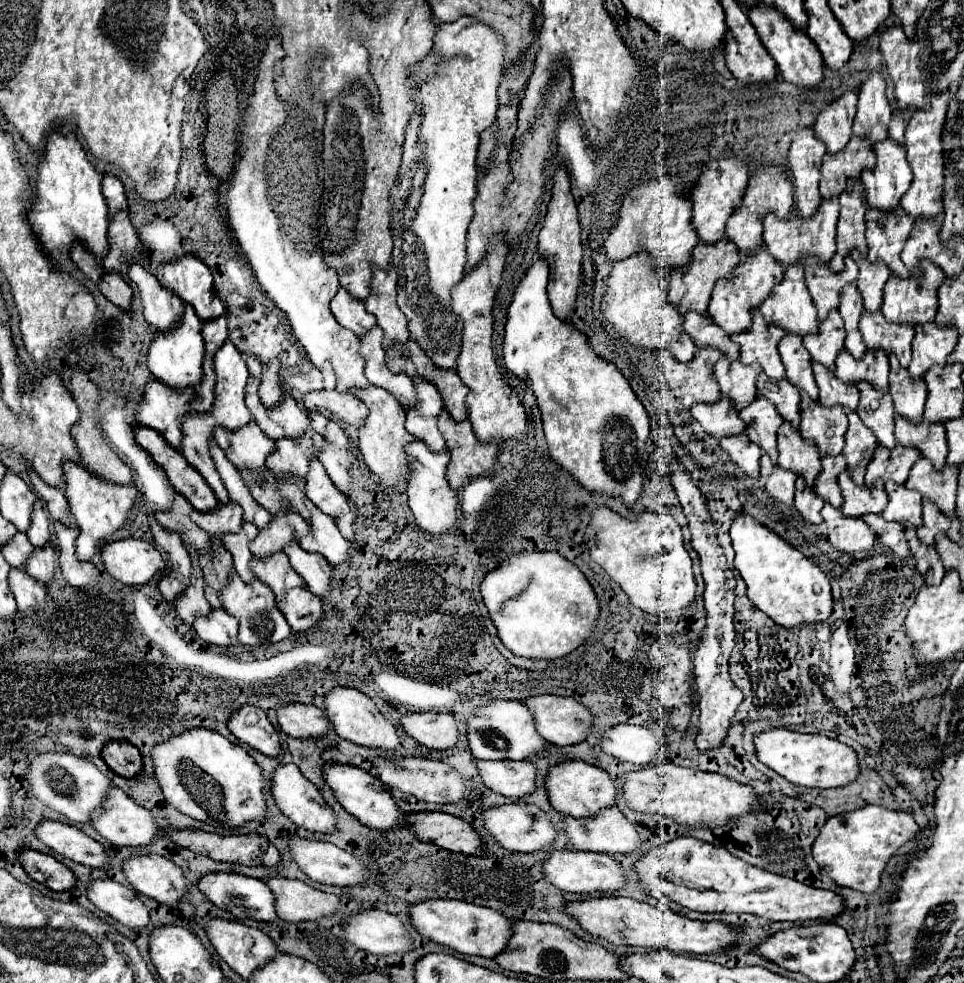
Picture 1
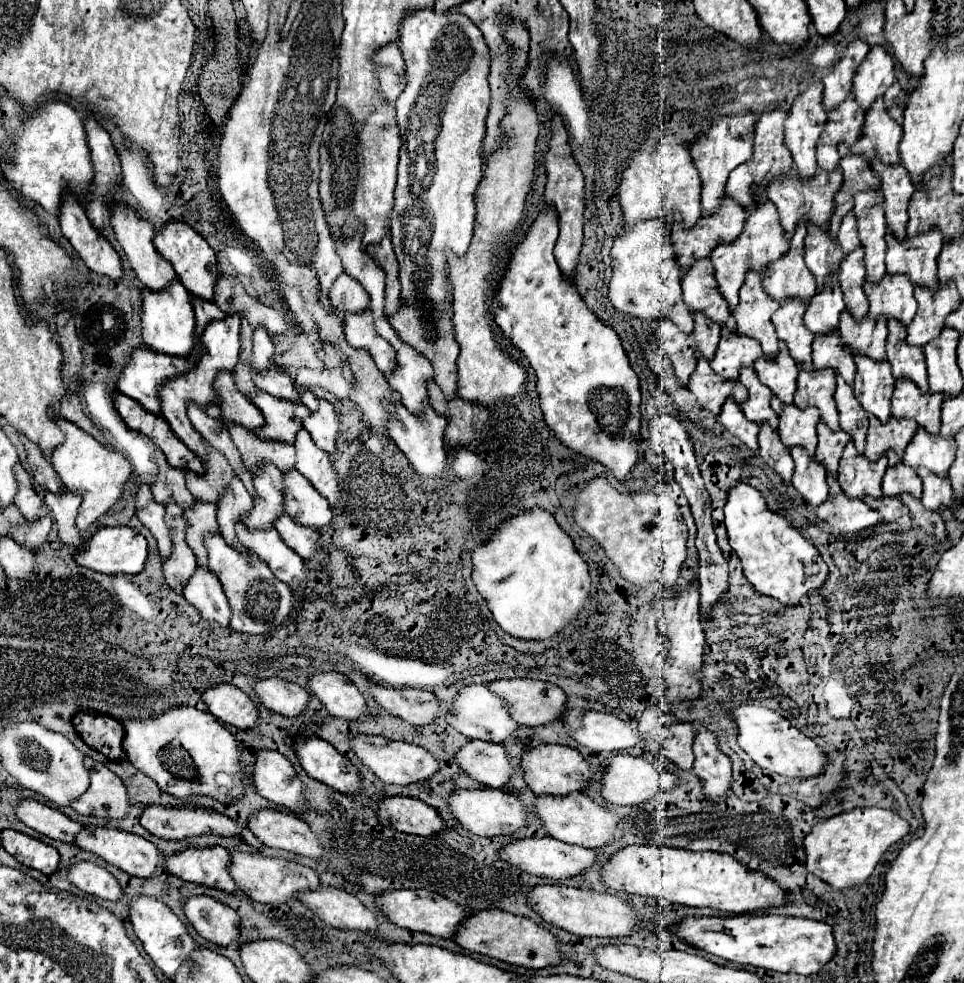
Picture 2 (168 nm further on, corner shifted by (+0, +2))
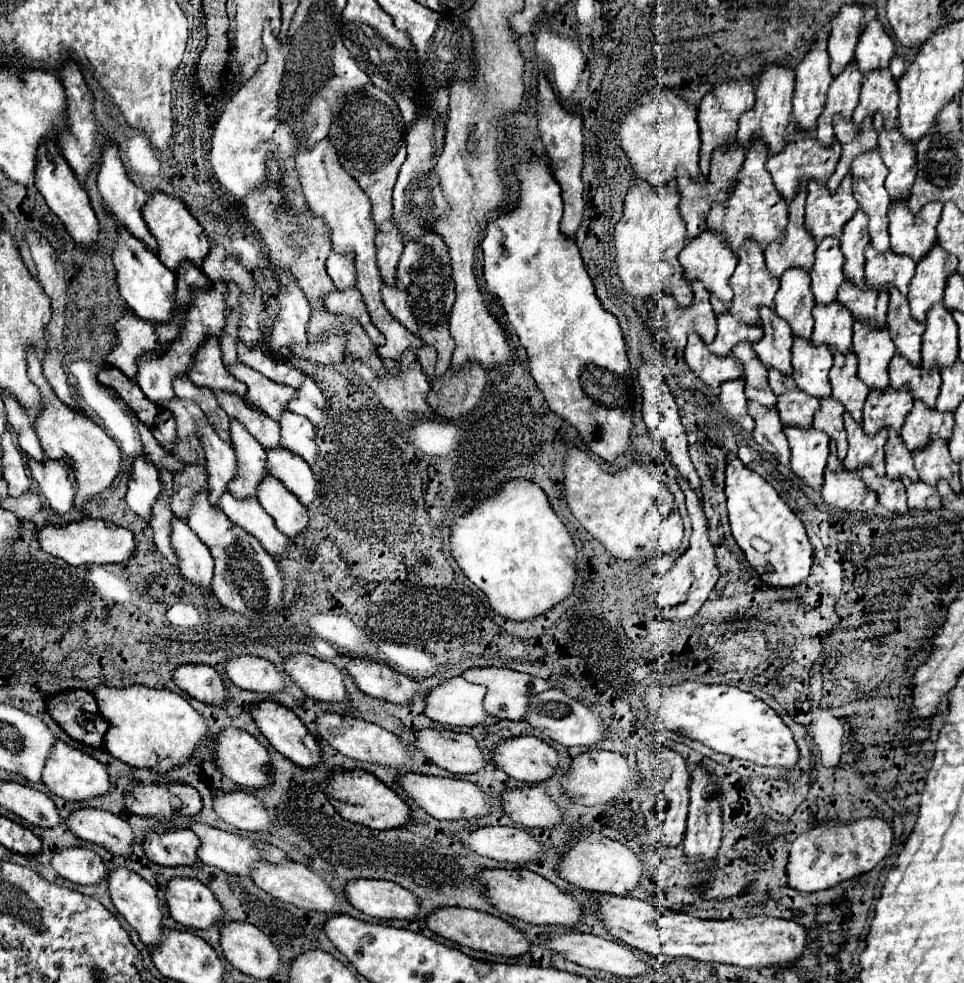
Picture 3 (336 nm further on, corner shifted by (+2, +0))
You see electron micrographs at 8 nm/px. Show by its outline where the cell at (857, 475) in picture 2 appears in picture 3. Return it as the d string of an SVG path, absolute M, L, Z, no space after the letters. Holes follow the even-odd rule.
M848 411L844 413L844 427L848 433L848 455L844 467L852 473L860 473L864 465L872 465L874 471L884 475L884 443L888 439L888 429L880 429L876 435L866 435L862 425L858 425Z

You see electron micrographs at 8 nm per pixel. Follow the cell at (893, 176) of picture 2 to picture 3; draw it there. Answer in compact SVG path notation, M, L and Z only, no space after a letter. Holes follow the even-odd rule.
M874 115L874 127L878 129L878 149L890 171L886 177L886 189L890 197L908 197L908 189L916 177L916 147L900 135L898 127L888 131L882 115Z

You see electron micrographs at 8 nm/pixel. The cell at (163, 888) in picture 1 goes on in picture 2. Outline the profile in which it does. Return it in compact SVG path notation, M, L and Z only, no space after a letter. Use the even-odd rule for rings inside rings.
M84 827L84 831L78 835L78 845L84 851L96 853L106 863L118 867L120 871L124 871L132 877L140 877L140 879L152 879L158 871L158 865L160 865L160 851L156 849L154 843L150 843L150 841L138 837L138 835L132 835L132 833L124 833L124 831Z

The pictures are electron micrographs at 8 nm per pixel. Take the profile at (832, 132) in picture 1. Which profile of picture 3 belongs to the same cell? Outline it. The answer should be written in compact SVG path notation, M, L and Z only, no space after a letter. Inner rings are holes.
M844 3L832 15L832 35L828 39L828 55L832 75L840 75L840 71L852 61L854 49L860 37L860 31L868 21L876 17L874 7L864 7L860 3Z

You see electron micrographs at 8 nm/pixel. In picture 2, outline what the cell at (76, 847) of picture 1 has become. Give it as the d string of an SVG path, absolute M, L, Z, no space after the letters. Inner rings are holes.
M24 799L16 807L16 815L24 825L32 827L40 835L46 835L50 839L58 839L58 841L64 841L70 845L74 843L76 835L82 831L80 823L76 823L76 821L68 819L64 813L60 813L44 803L32 801L32 799Z

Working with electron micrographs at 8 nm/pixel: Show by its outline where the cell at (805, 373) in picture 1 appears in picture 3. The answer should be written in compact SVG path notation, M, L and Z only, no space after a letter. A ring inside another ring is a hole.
M790 267L780 277L780 289L774 299L774 309L780 317L784 317L794 335L810 339L812 335L812 307L814 295L810 289L810 275L800 267Z

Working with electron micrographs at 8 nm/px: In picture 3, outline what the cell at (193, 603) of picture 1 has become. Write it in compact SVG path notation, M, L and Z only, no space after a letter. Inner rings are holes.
M168 469L160 471L160 481L162 481L162 491L160 497L152 505L152 517L150 517L150 527L154 531L154 543L158 551L178 567L178 559L172 551L170 545L170 521L172 521L172 509L170 509L170 495L172 495L172 473Z

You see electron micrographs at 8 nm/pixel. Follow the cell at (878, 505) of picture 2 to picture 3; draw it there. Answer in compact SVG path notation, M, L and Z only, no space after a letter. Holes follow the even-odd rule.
M862 467L862 479L878 493L878 503L886 507L888 511L898 511L906 513L906 489L902 479L888 477L888 475L878 475L872 471L872 467Z

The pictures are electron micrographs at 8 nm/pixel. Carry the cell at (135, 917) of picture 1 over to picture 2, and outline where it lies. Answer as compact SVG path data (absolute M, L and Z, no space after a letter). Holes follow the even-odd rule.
M76 863L68 871L68 879L84 893L106 899L106 901L118 901L122 897L122 887L116 881L112 873L106 869L94 865L94 863Z

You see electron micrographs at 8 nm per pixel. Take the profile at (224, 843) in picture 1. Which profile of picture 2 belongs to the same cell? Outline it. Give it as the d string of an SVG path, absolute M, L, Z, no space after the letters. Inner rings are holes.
M152 805L150 809L144 809L144 813L140 817L140 825L148 833L152 833L156 837L162 837L162 839L168 839L168 841L180 841L180 839L200 837L200 835L216 835L216 837L240 837L244 843L248 843L254 849L264 847L248 827L238 825L236 821L232 821L232 819L220 815L220 813L204 811L204 809L190 809L190 807L186 807L186 809L162 809L158 805Z

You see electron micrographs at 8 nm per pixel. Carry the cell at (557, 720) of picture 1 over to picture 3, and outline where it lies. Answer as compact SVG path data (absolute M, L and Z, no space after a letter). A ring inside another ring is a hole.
M474 667L474 669L466 669L462 673L462 677L470 683L480 683L488 689L484 695L484 711L488 715L494 715L498 719L510 719L510 721L524 719L526 709L528 709L528 697L532 693L552 689L552 685L544 679L538 679L538 677L532 677L526 673L518 673L512 669L502 669L502 667Z

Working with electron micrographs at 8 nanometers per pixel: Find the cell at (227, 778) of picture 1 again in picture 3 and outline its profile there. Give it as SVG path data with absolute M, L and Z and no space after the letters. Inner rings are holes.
M142 685L130 687L106 687L94 689L94 699L102 719L108 719L108 731L104 735L104 747L116 759L132 767L150 767L160 773L188 761L198 743L204 741L206 721L198 715L190 703L170 689L150 689Z

